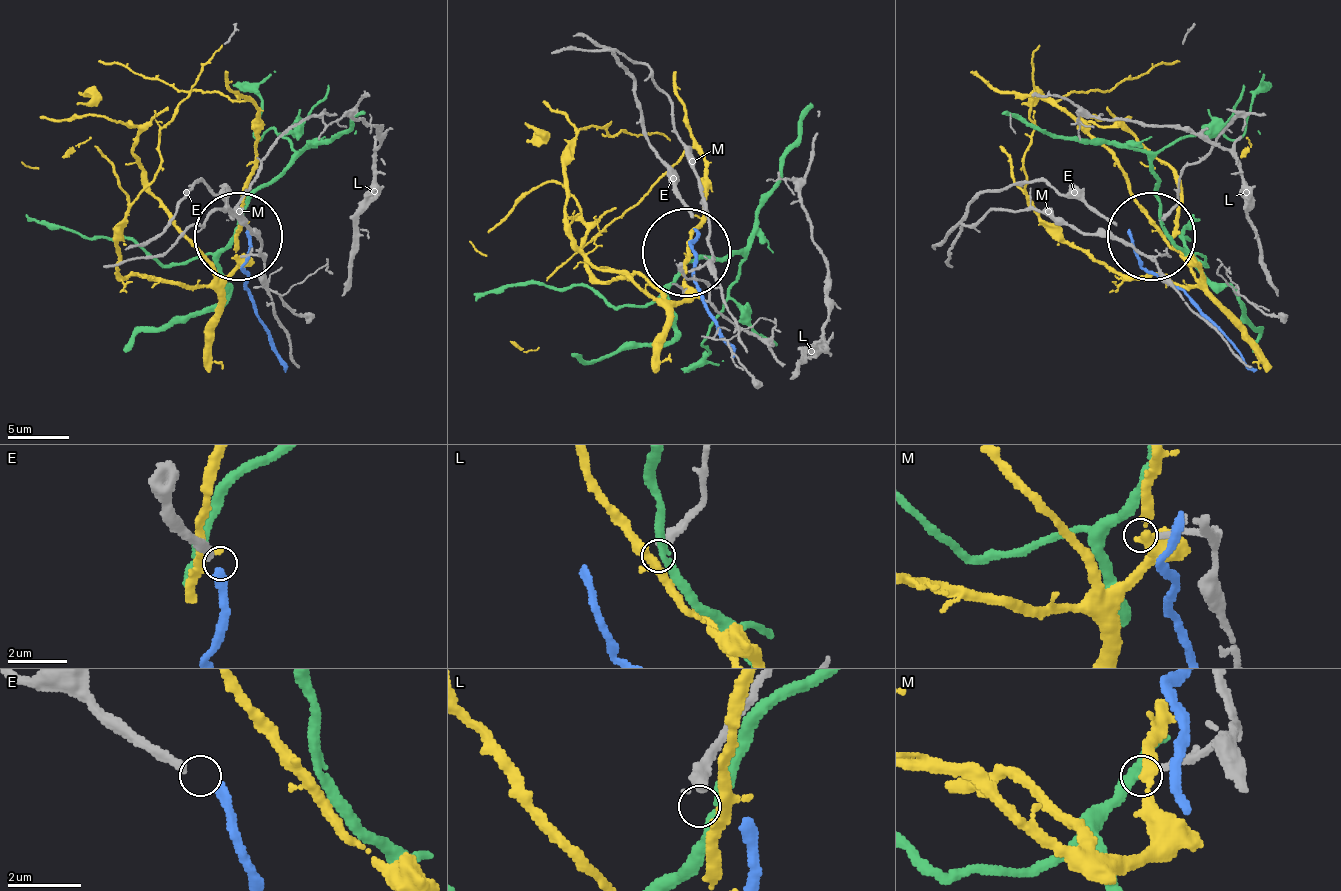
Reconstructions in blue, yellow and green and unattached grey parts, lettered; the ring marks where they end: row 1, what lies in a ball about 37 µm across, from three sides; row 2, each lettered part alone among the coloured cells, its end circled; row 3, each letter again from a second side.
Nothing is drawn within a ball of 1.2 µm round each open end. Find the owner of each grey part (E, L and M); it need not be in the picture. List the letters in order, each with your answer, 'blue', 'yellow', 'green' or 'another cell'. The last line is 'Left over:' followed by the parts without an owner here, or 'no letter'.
E: blue
L: another cell
M: another cell
Left over: L, M

